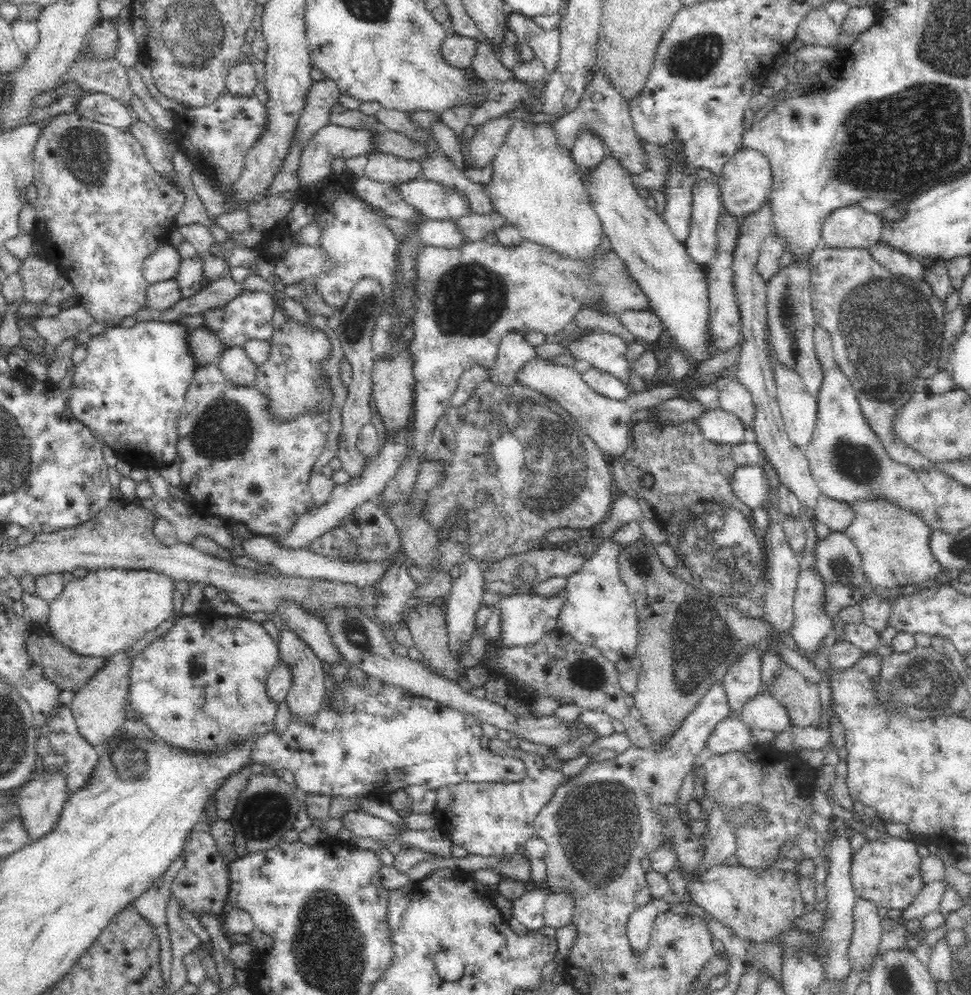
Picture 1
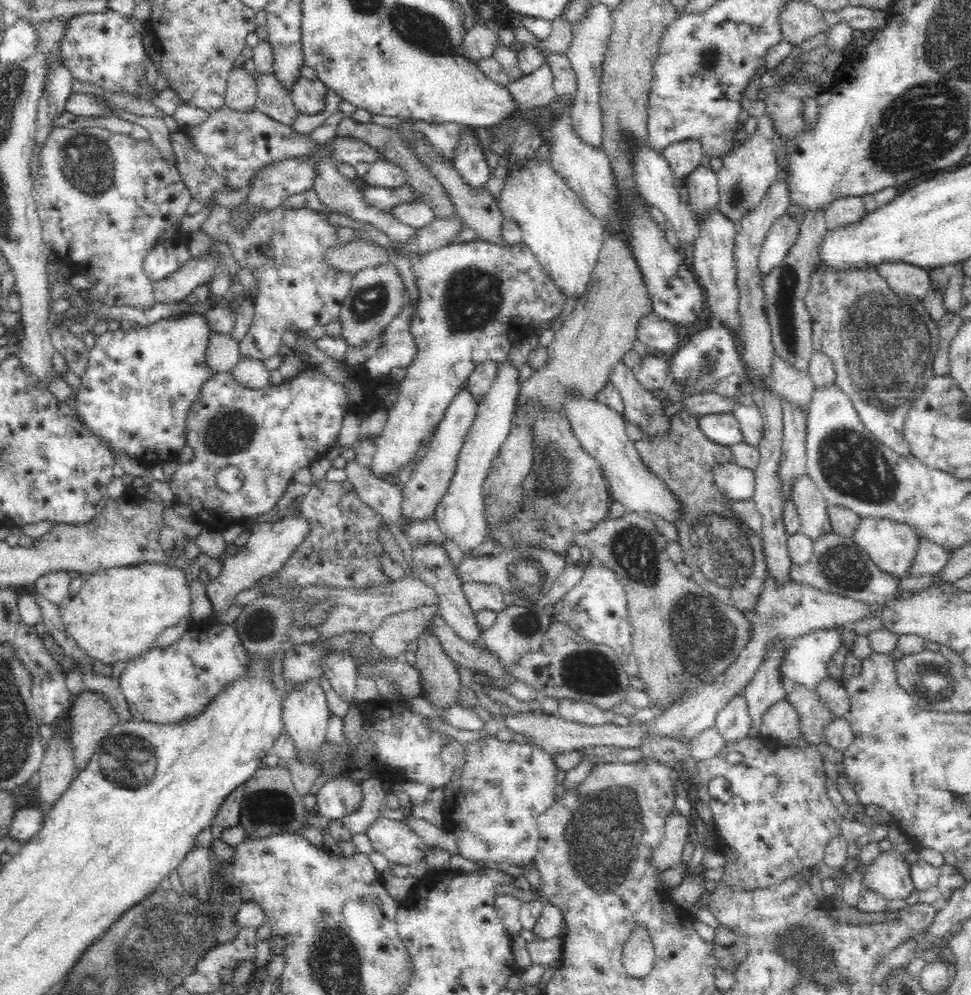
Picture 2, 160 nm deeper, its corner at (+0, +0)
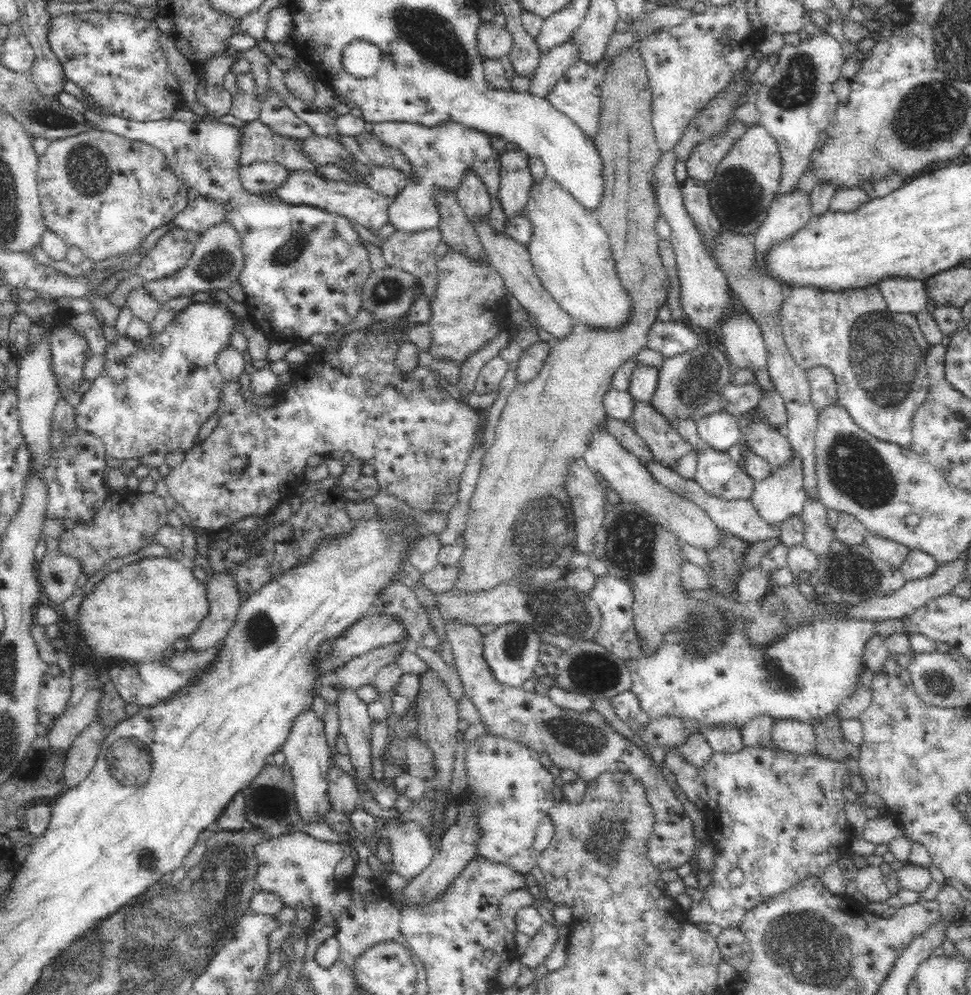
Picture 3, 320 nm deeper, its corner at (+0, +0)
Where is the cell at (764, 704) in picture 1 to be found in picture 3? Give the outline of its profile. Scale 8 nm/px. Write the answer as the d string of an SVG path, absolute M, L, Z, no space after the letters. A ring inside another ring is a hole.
M795 718L774 719L770 729L772 745L793 754L816 752L816 740L810 723Z

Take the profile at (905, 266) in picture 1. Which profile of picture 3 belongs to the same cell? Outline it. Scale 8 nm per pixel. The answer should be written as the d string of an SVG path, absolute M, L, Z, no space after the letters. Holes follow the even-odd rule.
M891 275L882 278L878 284L891 312L910 312L917 315L920 310L924 310L929 299L927 282L924 279Z

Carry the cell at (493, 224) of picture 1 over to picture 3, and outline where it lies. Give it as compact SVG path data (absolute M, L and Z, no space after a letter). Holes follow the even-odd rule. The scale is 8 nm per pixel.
M439 227L414 232L395 229L380 244L380 256L388 267L401 269L412 275L430 300L430 296L434 296L438 280L433 253L440 240Z

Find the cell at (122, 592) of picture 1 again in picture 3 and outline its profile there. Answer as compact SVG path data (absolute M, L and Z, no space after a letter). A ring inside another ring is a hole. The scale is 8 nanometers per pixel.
M169 556L142 558L108 572L94 586L92 592L82 598L77 614L72 619L76 620L76 632L80 634L84 646L94 658L108 662L132 660L140 663L160 658L168 646L172 646L180 638L190 636L199 627L207 612L208 601L204 583L194 577L190 568Z

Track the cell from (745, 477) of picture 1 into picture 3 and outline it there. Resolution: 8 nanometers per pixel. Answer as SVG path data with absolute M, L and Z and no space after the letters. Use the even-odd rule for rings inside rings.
M714 448L709 450L696 449L697 468L694 480L712 495L720 495L726 500L739 498L750 499L756 481L734 461L726 451L719 451Z

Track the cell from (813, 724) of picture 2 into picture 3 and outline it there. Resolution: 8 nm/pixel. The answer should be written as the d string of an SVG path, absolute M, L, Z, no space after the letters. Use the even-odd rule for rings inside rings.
M832 713L811 722L816 740L816 751L834 761L843 761L849 758L841 735L840 721L839 716Z

